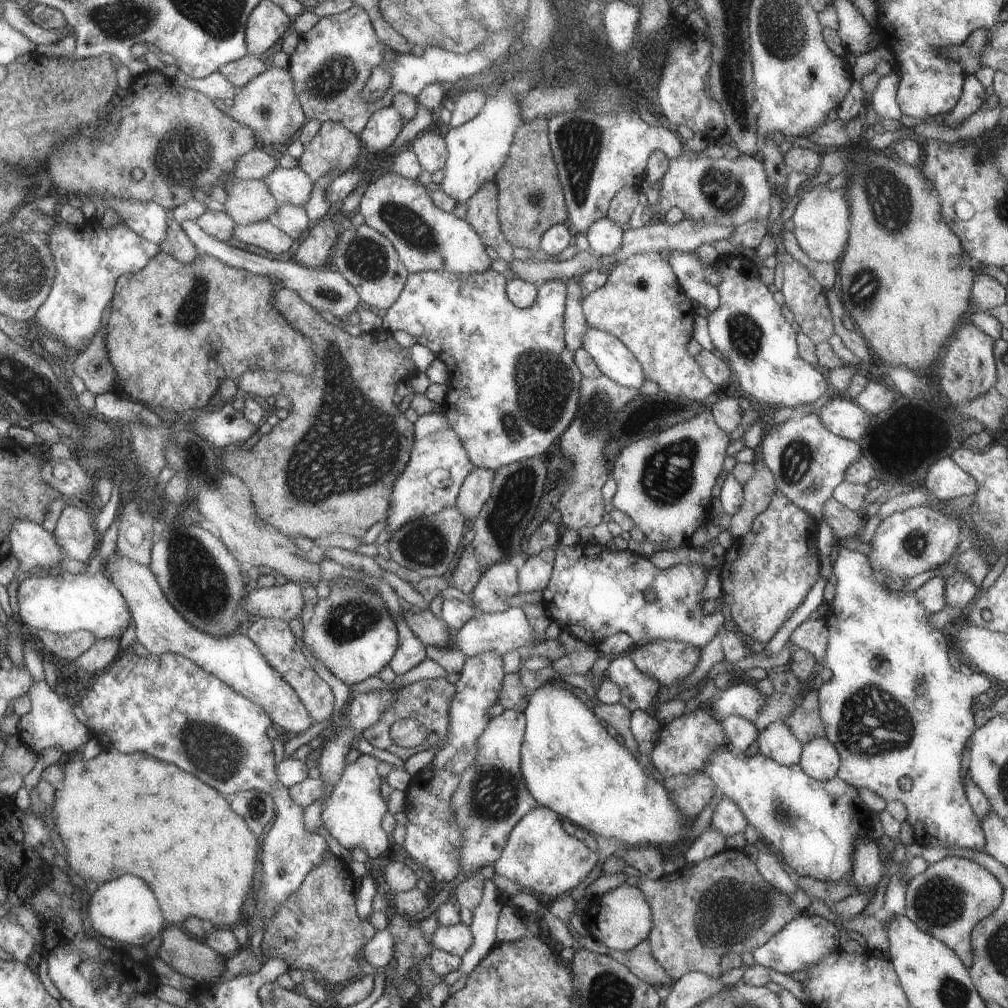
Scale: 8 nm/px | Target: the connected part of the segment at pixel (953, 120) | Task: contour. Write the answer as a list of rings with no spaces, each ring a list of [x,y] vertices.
[[[965,75],[960,100],[942,121],[950,128],[958,128],[971,114],[980,109],[987,99],[985,87],[974,75]]]

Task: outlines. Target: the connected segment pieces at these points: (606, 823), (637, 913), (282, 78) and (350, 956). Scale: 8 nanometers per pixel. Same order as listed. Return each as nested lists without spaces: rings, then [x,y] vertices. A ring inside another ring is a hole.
[[[550,680],[544,683],[529,693],[527,696],[527,705],[524,710],[526,726],[524,743],[521,747],[521,772],[525,778],[525,784],[530,794],[534,797],[534,800],[537,800],[537,803],[541,807],[546,807],[557,812],[558,816],[561,816],[572,828],[587,828],[590,832],[602,835],[604,838],[612,841],[618,840],[624,846],[637,847],[638,845],[652,845],[662,849],[665,853],[670,846],[678,844],[680,840],[685,841],[686,838],[688,838],[690,825],[686,824],[684,814],[680,812],[680,809],[676,806],[676,802],[670,798],[670,792],[668,792],[665,785],[660,784],[656,780],[646,778],[646,769],[640,768],[640,764],[636,762],[636,758],[632,756],[632,753],[627,748],[624,748],[624,746],[620,746],[620,744],[606,732],[606,728],[598,722],[596,716],[592,714],[592,710],[590,710],[578,696],[574,696],[568,688],[552,686],[552,683],[549,683],[552,681],[553,680]]]
[[[623,883],[602,897],[595,896],[588,900],[590,913],[585,916],[584,924],[592,939],[599,940],[611,950],[628,951],[648,938],[653,919],[648,903],[642,889]]]
[[[273,67],[269,71],[263,72],[248,84],[245,84],[244,87],[241,87],[233,100],[234,105],[228,107],[227,111],[235,121],[246,125],[257,134],[260,145],[288,145],[288,142],[292,142],[292,136],[308,120],[302,104],[296,96],[294,81],[287,68]]]
[[[330,851],[325,859],[314,867],[308,876],[303,880],[301,885],[292,893],[286,901],[279,904],[279,907],[273,912],[270,922],[265,926],[261,949],[265,961],[271,958],[280,958],[288,964],[290,969],[302,971],[314,971],[314,976],[319,982],[326,981],[330,984],[340,984],[340,982],[348,982],[352,978],[356,978],[360,974],[360,966],[358,965],[358,954],[364,959],[364,946],[369,940],[377,934],[377,929],[366,921],[362,922],[356,914],[356,898],[354,898],[354,882],[346,868],[344,862],[335,857]]]

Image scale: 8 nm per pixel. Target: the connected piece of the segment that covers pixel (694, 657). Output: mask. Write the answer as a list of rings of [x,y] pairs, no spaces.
[[[670,639],[637,644],[627,655],[662,687],[680,684],[700,662],[701,648]]]

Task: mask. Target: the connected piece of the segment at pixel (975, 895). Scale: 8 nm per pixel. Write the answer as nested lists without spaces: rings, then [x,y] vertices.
[[[947,857],[928,865],[928,868],[907,882],[905,915],[919,929],[941,940],[969,969],[973,963],[971,932],[974,927],[1002,902],[1005,888],[986,868],[972,859]]]

